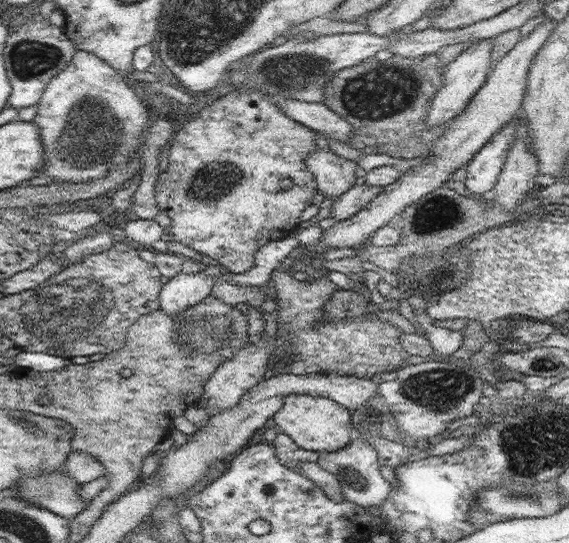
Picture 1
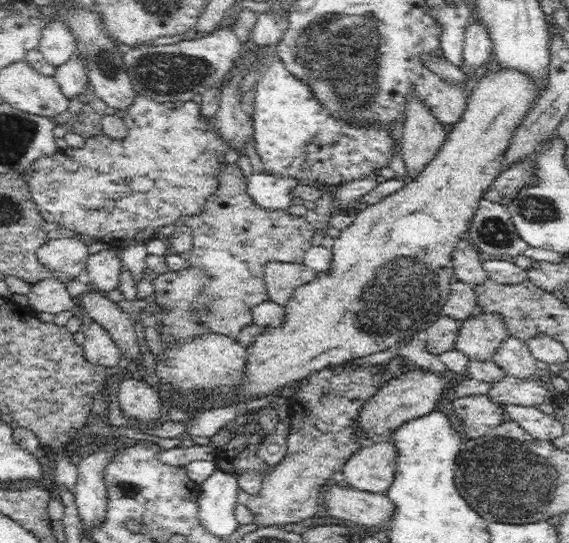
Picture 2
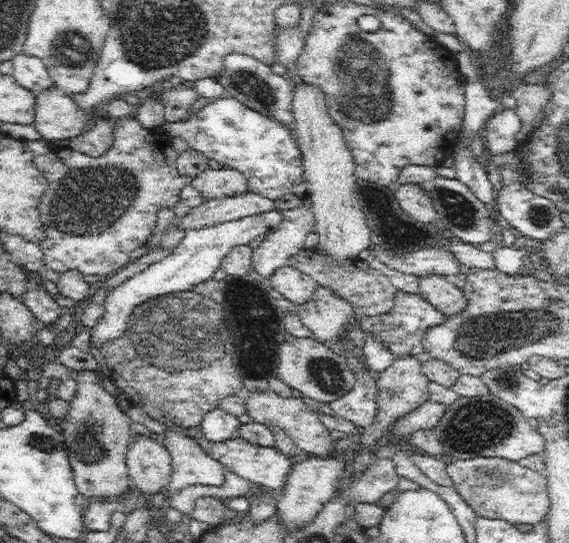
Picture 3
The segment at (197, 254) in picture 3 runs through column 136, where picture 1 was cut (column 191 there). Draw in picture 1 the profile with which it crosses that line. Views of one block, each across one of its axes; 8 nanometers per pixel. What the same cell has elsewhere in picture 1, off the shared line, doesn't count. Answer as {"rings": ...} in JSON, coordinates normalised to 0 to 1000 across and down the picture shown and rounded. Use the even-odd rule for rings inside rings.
{"rings":[[[355,497],[348,505],[327,505],[316,499],[292,523],[285,525],[283,536],[279,538],[281,569],[285,569],[295,584],[315,584],[320,573],[325,573],[330,565],[344,564],[369,543],[380,517],[381,508],[359,506]]]}

